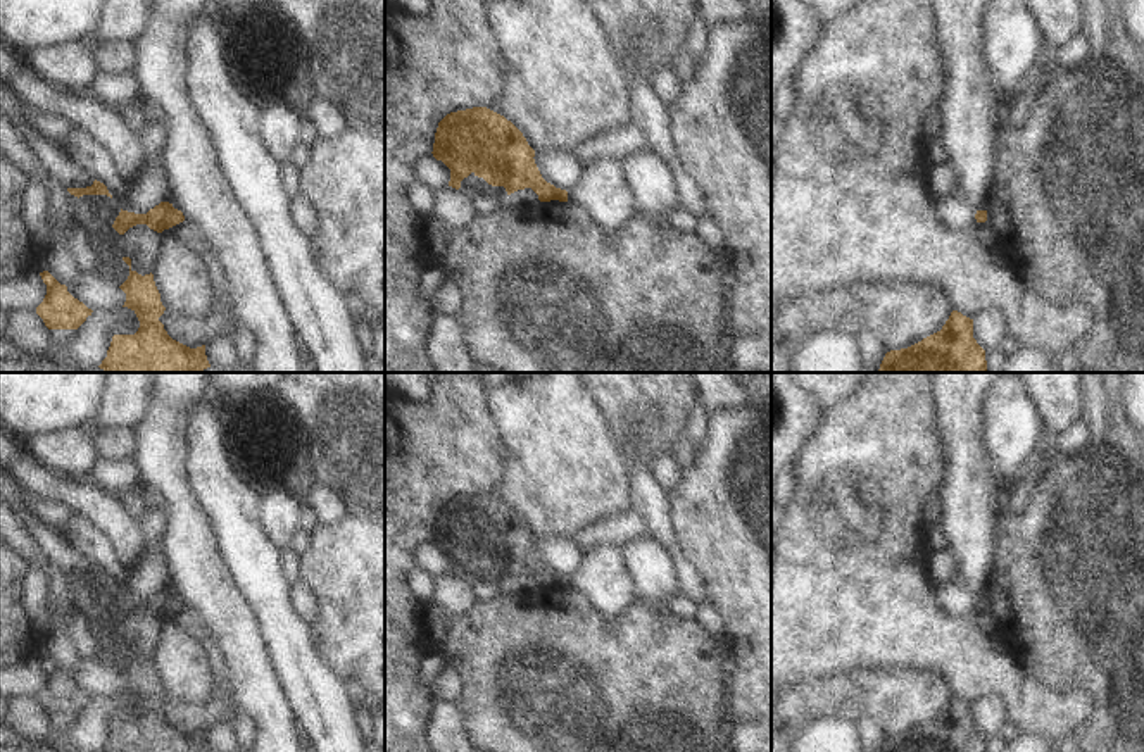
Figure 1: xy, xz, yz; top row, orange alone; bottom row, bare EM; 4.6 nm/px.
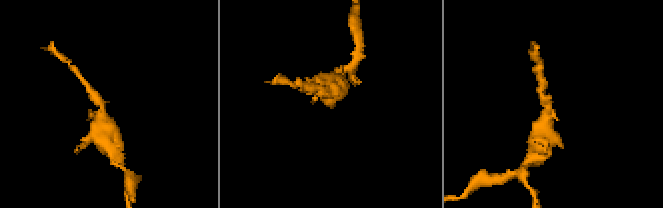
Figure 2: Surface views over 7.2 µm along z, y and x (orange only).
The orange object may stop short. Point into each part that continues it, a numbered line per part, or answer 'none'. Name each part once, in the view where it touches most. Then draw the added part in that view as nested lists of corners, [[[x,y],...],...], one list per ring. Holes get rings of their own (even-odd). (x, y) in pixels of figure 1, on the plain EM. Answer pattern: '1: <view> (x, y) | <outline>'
none

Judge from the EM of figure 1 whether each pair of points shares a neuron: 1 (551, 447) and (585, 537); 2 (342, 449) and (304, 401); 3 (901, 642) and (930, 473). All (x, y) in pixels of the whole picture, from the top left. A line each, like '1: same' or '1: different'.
1: different
2: same
3: same

